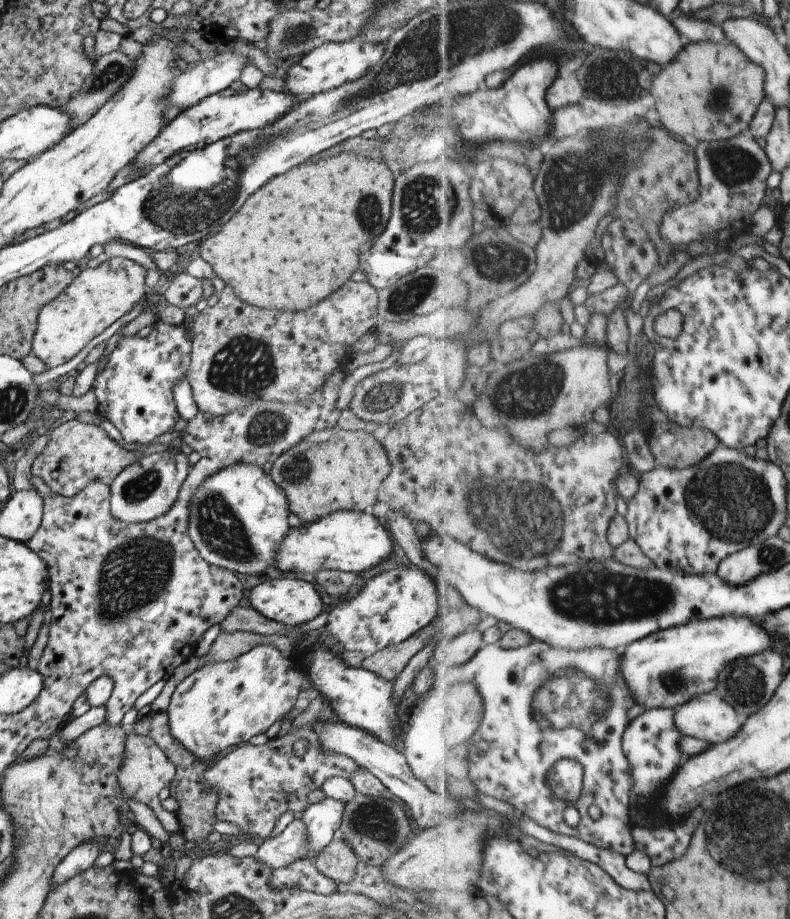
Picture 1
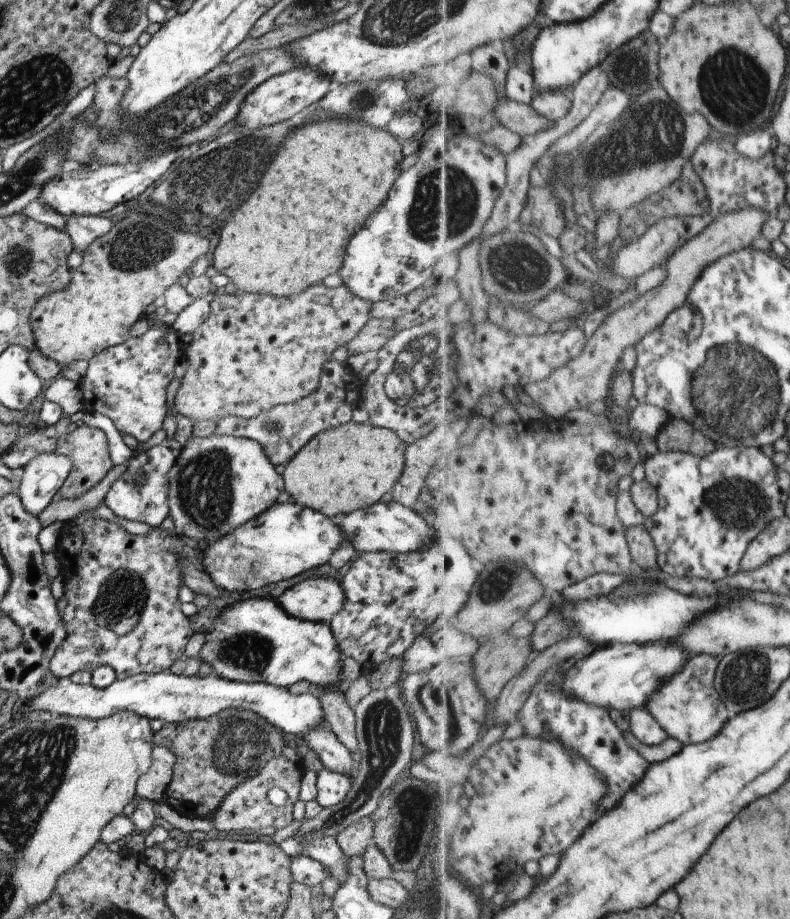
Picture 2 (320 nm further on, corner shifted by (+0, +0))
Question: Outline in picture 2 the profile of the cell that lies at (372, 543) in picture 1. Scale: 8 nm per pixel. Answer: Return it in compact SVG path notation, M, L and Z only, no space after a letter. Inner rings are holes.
M277 502L264 514L236 528L232 534L202 545L202 563L204 572L218 588L228 592L246 592L288 580L326 564L344 540L347 536L340 526L322 512L301 507L295 502Z

